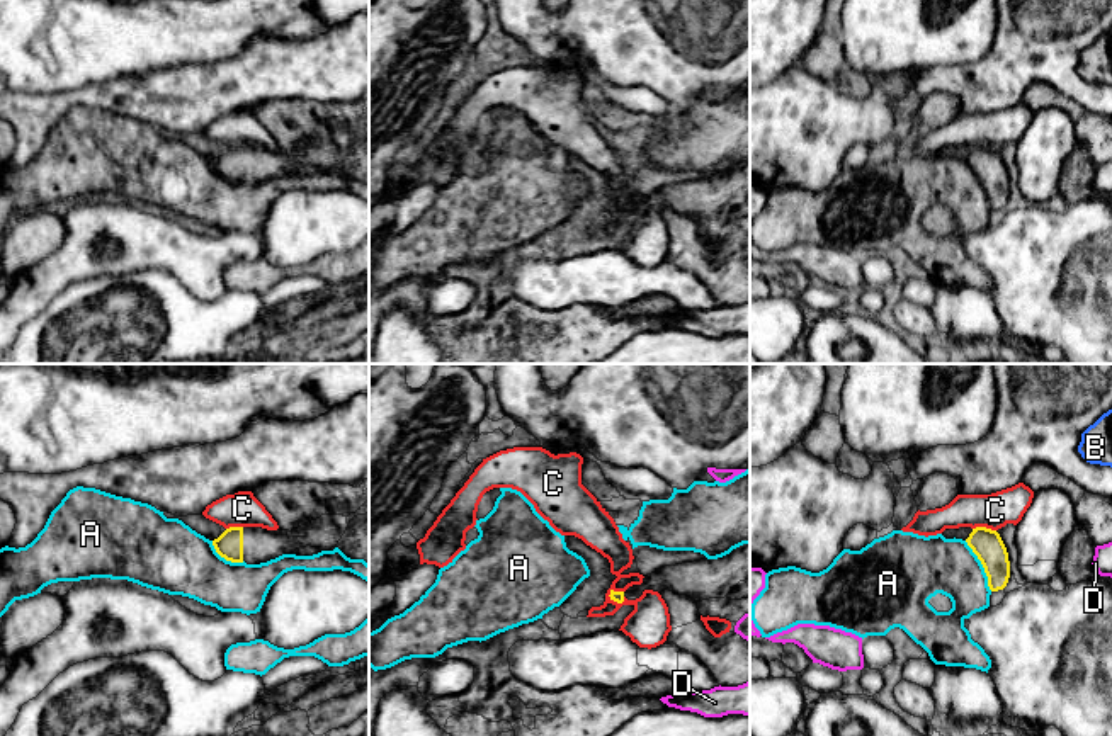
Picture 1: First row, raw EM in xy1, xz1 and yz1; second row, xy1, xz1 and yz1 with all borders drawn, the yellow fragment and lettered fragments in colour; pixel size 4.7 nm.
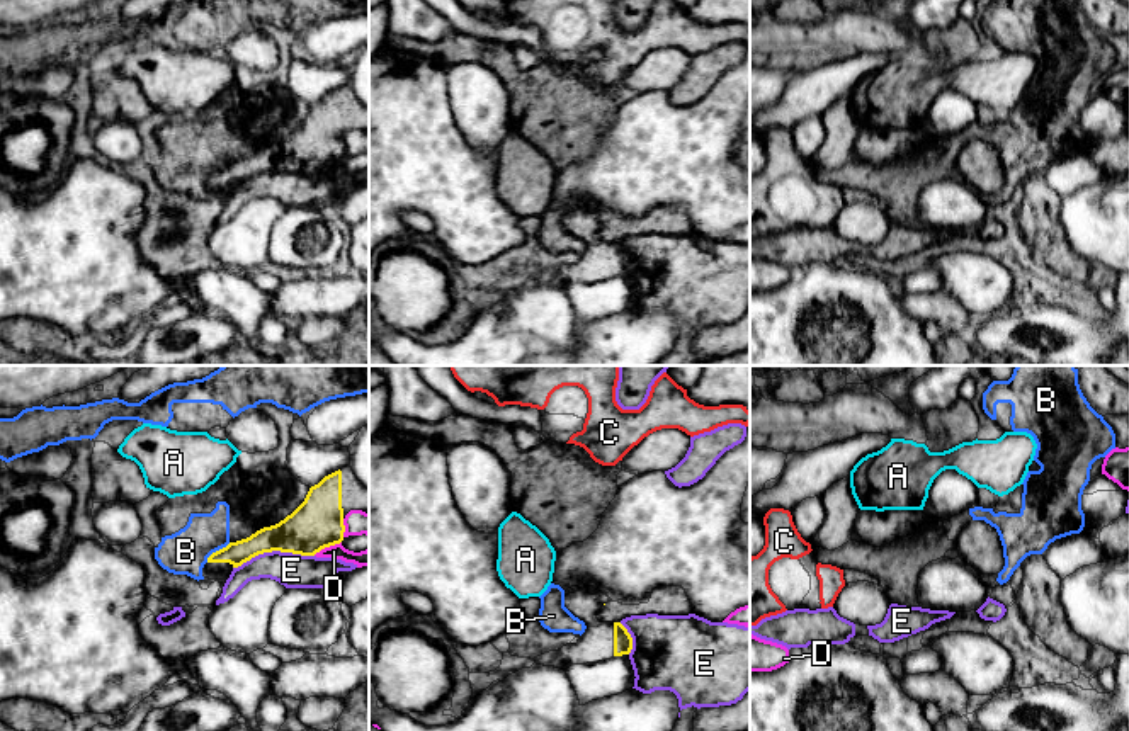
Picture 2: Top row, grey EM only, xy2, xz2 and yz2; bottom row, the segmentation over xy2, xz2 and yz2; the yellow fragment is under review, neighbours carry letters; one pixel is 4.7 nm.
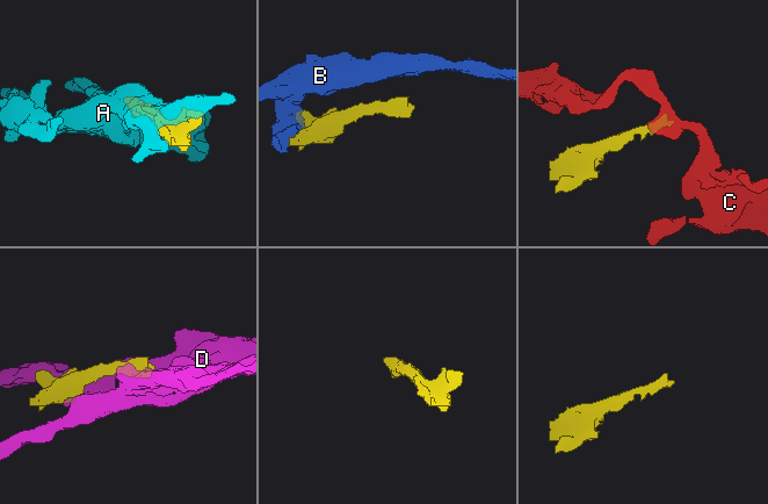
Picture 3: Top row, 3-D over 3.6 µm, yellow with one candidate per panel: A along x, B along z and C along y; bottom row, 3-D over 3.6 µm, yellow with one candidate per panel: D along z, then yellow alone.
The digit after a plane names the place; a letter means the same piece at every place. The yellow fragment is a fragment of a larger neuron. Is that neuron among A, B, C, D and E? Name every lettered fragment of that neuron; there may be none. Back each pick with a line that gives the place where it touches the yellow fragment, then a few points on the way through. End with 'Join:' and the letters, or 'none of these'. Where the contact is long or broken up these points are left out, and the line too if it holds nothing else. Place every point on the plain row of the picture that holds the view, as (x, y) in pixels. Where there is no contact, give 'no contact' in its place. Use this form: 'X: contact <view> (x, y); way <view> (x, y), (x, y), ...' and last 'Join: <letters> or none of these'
Join: none of these

